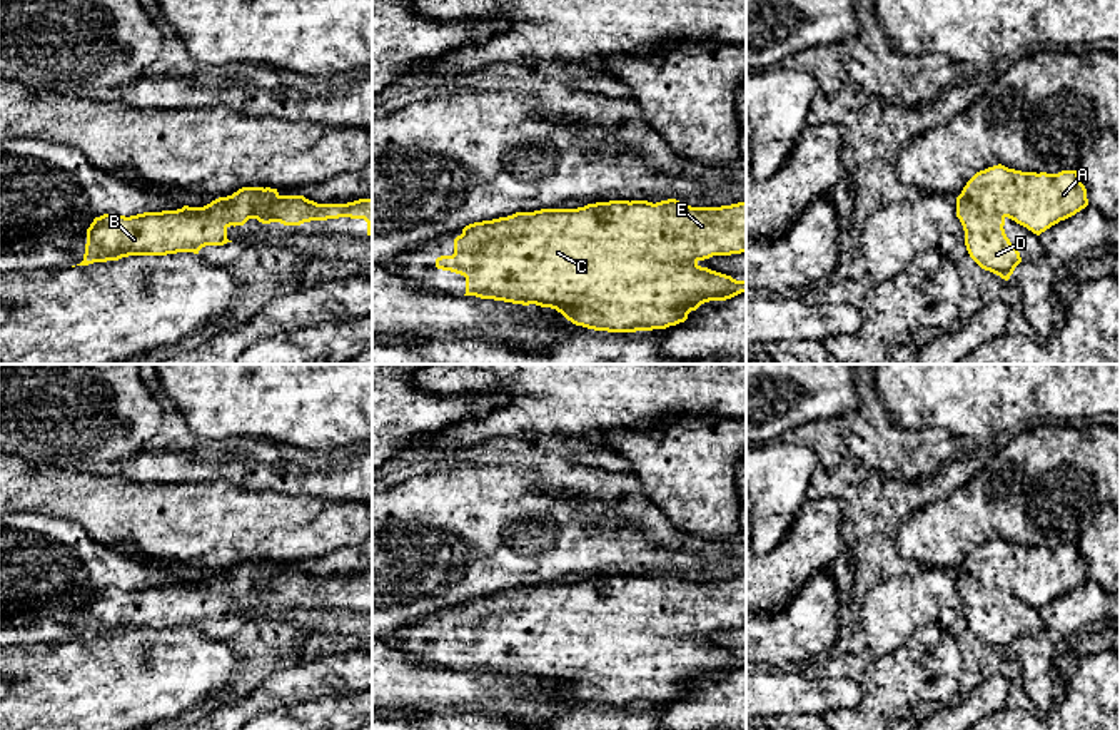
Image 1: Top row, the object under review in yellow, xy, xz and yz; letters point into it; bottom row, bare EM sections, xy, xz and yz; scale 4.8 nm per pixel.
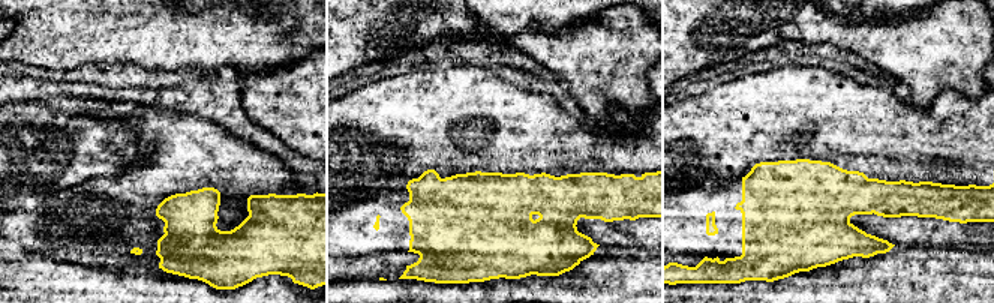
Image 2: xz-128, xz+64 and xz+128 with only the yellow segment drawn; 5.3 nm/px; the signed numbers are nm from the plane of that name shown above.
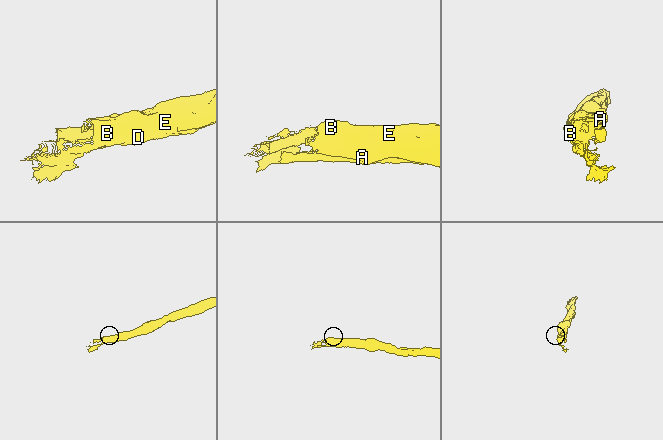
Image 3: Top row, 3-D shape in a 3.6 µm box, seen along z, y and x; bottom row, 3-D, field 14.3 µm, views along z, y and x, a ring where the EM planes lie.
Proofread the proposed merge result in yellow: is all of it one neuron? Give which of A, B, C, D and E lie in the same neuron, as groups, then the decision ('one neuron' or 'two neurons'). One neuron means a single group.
A B C D E | one neuron

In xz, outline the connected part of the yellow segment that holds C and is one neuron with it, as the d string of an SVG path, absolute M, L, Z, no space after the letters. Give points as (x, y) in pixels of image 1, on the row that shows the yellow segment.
M668 199L656 204L648 200L609 200L588 204L578 209L541 209L534 212L516 212L507 217L469 224L462 229L462 234L454 239L454 254L437 257L436 267L464 276L464 296L476 296L481 299L494 299L522 306L536 304L541 307L551 307L561 312L573 324L594 331L636 332L676 326L684 322L688 314L696 311L704 302L726 301L741 292L746 292L746 281L736 281L731 276L701 267L698 264L699 261L709 259L713 256L731 256L741 252L746 252L746 202L721 207L691 207L676 199Z

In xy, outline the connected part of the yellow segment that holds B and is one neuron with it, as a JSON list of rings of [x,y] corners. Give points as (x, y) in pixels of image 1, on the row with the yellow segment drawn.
[[[242,187],[204,207],[184,205],[177,210],[137,215],[103,214],[87,229],[83,261],[77,266],[119,261],[129,256],[167,256],[194,252],[205,246],[224,246],[230,226],[249,219],[262,224],[300,226],[310,221],[364,219],[372,236],[372,199],[347,204],[317,204],[304,195],[280,195],[270,187]]]

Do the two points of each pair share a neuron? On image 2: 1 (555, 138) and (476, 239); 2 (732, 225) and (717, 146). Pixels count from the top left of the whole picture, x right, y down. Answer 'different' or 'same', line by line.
1: different
2: different

